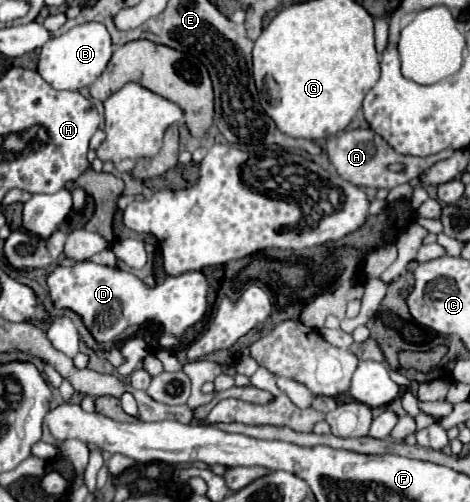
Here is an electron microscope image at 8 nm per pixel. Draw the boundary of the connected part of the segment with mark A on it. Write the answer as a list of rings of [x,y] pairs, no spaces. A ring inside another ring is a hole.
[[[370,127],[344,131],[344,133],[336,135],[336,137],[330,137],[328,145],[326,145],[326,155],[328,155],[330,163],[334,165],[336,173],[342,179],[346,179],[346,181],[350,181],[352,185],[358,185],[358,187],[374,187],[374,189],[382,189],[382,187],[392,189],[392,187],[398,187],[402,183],[410,183],[412,179],[418,179],[436,161],[448,159],[452,153],[454,153],[452,149],[446,149],[446,151],[440,151],[440,153],[430,155],[426,159],[412,157],[412,155],[400,155],[378,133],[374,133]],[[392,163],[404,163],[406,171],[404,173],[390,171],[388,165],[392,165]]]

